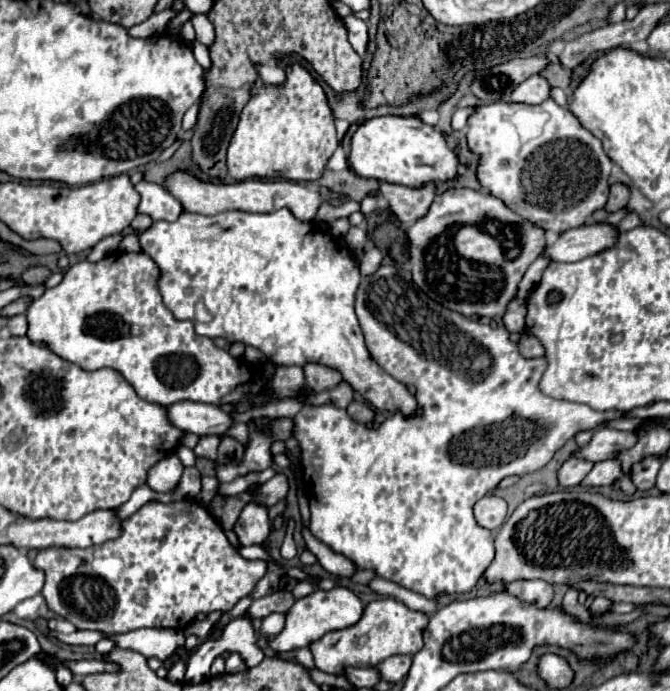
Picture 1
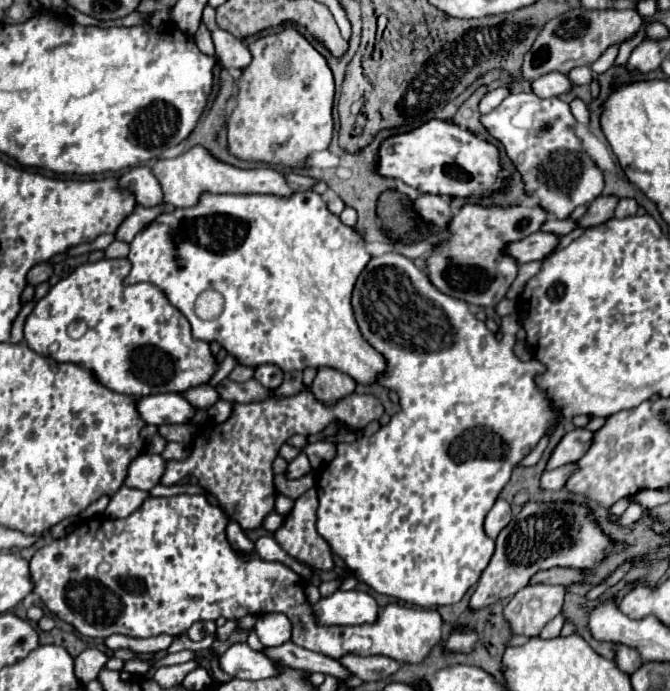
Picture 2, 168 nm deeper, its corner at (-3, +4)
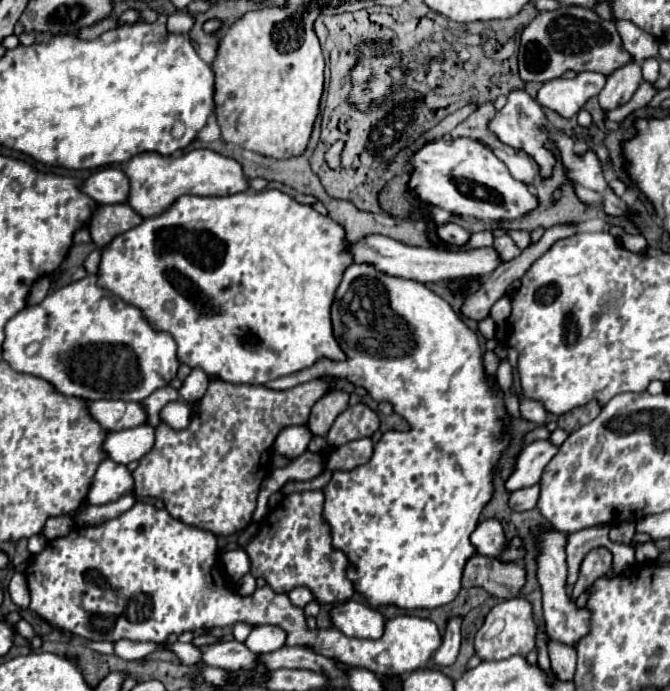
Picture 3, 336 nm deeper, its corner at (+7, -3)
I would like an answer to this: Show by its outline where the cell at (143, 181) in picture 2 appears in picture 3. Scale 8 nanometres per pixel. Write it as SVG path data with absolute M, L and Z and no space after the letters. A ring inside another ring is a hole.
M108 166L90 174L80 184L80 190L98 204L124 204L130 192L130 182L120 168Z

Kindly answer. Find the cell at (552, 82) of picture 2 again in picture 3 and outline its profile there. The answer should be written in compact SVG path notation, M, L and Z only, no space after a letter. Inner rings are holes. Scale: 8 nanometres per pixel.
M578 72L578 76L564 80L556 78L546 82L538 92L538 102L560 116L574 116L578 110L604 88L606 76L600 72Z

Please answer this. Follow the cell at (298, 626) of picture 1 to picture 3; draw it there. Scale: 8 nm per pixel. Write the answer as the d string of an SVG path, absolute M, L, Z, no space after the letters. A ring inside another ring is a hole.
M348 600L332 610L332 622L346 636L380 638L384 634L386 618L372 606Z

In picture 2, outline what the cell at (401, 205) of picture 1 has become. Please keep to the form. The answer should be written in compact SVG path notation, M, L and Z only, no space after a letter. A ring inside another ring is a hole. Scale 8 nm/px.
M422 195L418 199L412 201L414 203L414 211L428 223L436 225L440 231L446 229L450 217L452 217L452 211L450 211L450 203L446 197L442 195Z

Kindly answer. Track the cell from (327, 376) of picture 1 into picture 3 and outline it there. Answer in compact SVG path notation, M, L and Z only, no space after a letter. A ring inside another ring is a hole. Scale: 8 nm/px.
M330 392L328 396L320 398L310 414L308 428L314 436L326 436L330 426L334 424L336 416L348 408L348 394L346 392Z

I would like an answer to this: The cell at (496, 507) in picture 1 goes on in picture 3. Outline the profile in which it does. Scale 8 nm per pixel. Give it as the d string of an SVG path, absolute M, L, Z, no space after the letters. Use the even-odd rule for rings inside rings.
M484 520L478 524L478 528L472 534L472 544L476 546L476 552L482 556L498 556L504 550L506 538L504 530L498 520Z

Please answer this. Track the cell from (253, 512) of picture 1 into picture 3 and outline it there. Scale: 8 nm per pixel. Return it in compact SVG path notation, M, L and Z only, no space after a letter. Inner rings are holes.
M220 380L210 382L188 428L172 430L168 424L158 424L154 428L154 446L138 460L138 466L132 472L134 494L160 498L172 518L208 530L216 536L240 532L252 520L258 488L270 470L272 440L276 438L276 432L280 432L280 428L286 428L288 424L306 424L312 406L332 390L352 392L354 386L348 380L312 380L290 390L276 392L266 386L254 384L228 384Z

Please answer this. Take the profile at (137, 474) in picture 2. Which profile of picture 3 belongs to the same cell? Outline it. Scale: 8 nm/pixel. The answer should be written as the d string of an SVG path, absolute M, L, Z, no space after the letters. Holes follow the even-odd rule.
M102 460L94 472L88 488L88 500L92 504L108 504L116 496L124 496L132 490L132 474L124 464L112 464L112 460Z

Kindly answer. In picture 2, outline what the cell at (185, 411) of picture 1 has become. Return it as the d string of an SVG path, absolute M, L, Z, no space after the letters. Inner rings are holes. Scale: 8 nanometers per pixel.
M158 393L154 397L142 397L136 399L136 405L140 417L156 427L166 423L190 423L198 411L178 393Z

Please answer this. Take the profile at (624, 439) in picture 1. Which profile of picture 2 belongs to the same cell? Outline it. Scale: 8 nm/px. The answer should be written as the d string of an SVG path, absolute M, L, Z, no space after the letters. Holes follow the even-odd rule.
M572 429L570 433L566 433L562 437L562 441L558 443L558 447L550 455L546 469L556 469L556 467L562 467L566 463L578 461L590 449L592 441L594 441L594 431Z

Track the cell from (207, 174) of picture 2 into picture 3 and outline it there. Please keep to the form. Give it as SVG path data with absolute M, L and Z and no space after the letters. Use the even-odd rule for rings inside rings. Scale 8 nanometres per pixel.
M192 150L178 158L166 158L158 152L142 152L132 156L124 166L124 174L130 180L128 206L142 218L152 218L164 212L176 198L184 194L194 196L228 196L238 194L248 188L248 178L242 172L242 166L212 150Z

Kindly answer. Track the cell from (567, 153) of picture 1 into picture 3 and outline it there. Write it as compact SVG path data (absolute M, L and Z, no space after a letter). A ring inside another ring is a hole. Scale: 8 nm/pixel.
M512 90L512 92L508 94L506 106L504 106L504 108L496 114L496 118L492 120L490 130L492 130L504 144L528 152L528 154L538 162L540 174L542 174L542 176L550 176L550 172L552 172L556 160L554 160L554 156L544 148L544 144L542 144L540 140L536 140L536 134L542 132L538 126L544 126L544 124L548 124L548 120L546 120L546 116L544 116L544 112L542 112L542 106L540 106L534 98L530 98L526 90Z

